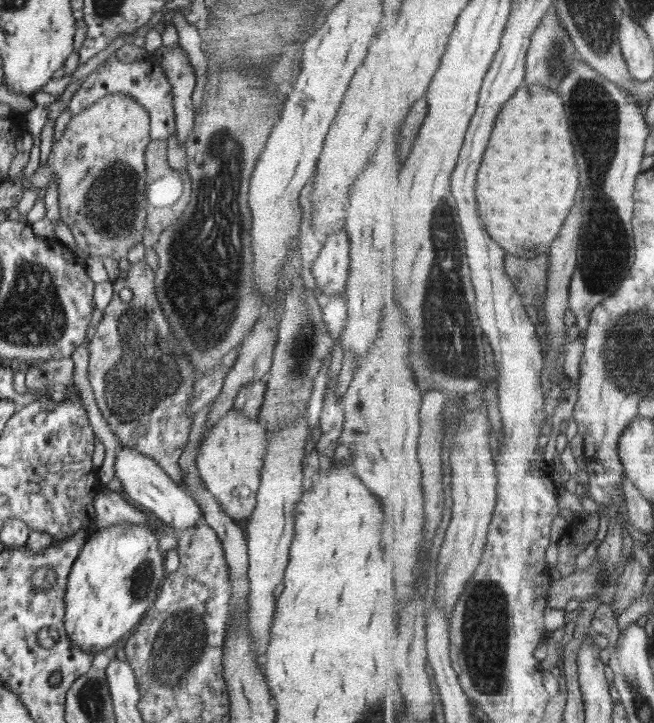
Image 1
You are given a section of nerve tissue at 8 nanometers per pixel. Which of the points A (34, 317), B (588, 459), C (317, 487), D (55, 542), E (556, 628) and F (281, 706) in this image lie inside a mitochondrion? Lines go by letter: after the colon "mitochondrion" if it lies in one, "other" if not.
A: mitochondrion
B: other
C: other
D: other
E: other
F: other

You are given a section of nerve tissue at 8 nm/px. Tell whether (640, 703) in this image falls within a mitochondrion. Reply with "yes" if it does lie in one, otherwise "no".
yes

